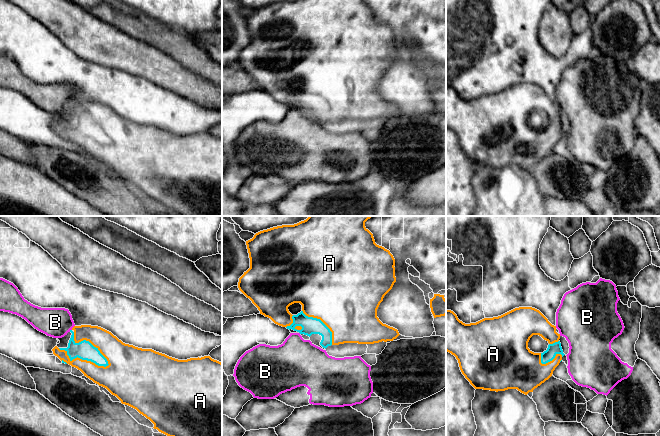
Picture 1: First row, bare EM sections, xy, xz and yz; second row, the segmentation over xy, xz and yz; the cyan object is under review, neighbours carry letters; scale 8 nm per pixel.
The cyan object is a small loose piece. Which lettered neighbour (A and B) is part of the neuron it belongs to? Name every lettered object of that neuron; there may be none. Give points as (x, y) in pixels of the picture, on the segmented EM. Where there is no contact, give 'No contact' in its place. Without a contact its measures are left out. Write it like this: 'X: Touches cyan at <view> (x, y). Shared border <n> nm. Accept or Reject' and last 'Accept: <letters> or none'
A: Touches cyan at xy (82, 359). Shared border 440 nm. Accept
B: Touches cyan at xy (70, 330). Shared border 30 nm. Reject
Accept: A

